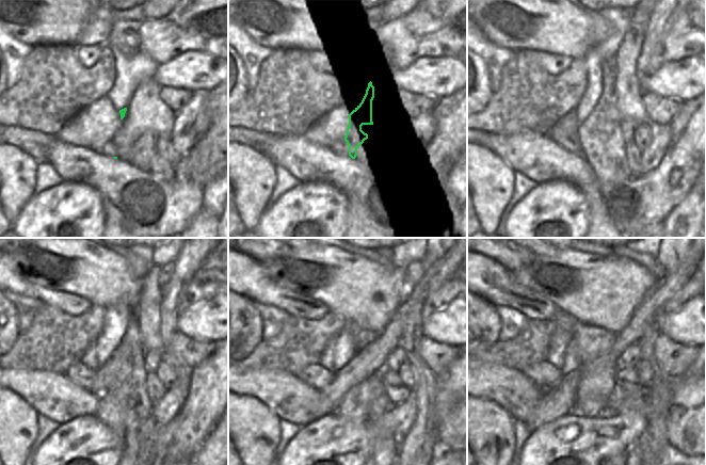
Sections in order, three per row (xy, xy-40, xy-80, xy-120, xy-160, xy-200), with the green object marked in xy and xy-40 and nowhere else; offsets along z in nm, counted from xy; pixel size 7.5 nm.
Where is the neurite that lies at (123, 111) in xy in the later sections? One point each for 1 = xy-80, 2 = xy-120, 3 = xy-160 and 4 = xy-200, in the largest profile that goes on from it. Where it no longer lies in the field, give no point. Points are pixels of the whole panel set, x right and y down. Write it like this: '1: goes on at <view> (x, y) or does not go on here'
1: goes on at xy-80 (589, 132)
2: goes on at xy-120 (113, 373)
3: goes on at xy-160 (358, 368)
4: goes on at xy-200 (560, 401)

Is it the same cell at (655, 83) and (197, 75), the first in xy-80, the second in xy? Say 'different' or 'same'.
same

